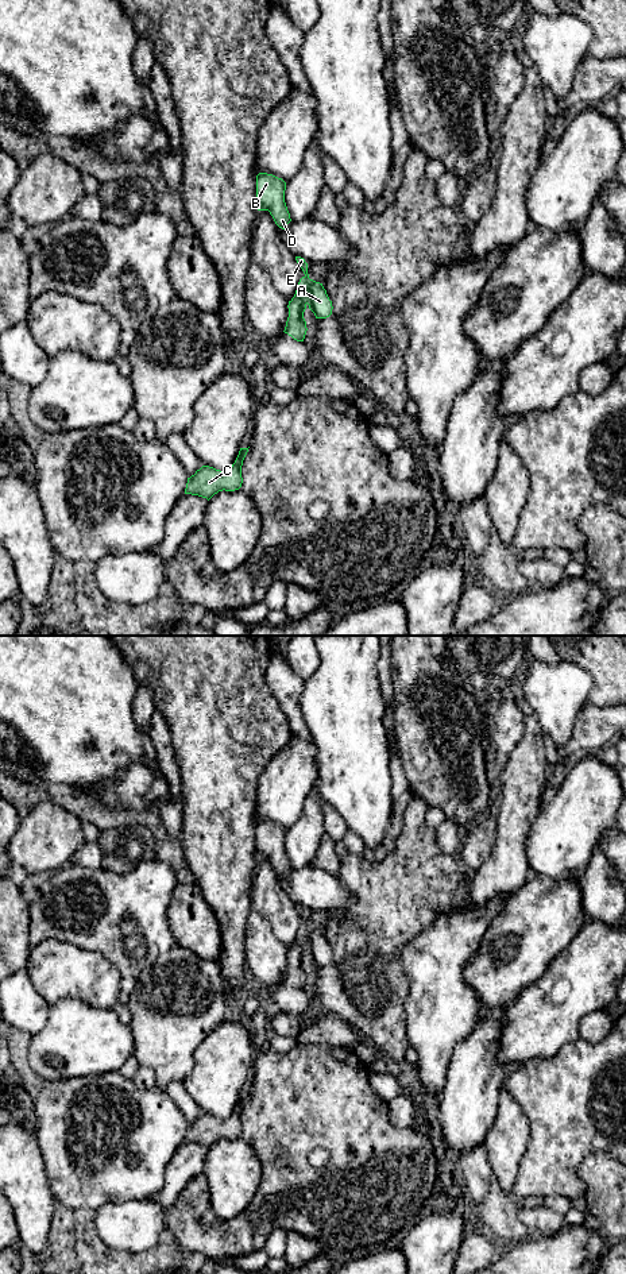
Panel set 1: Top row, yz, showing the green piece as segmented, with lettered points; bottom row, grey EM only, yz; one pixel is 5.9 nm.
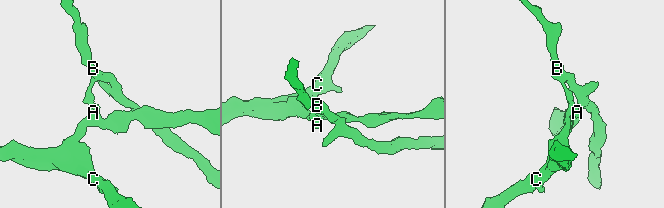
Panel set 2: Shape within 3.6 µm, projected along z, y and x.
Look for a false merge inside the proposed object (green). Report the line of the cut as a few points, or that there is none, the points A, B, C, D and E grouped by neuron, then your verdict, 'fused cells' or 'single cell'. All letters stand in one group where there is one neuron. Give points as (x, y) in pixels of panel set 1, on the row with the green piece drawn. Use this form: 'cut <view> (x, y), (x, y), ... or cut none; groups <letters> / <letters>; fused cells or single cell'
cut yz (305, 275), (308, 278), (306, 302); groups A B D E / C; fused cells

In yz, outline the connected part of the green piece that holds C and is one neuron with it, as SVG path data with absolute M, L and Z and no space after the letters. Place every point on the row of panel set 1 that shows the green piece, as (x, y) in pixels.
M240 448L239 455L228 471L220 471L202 466L194 475L188 478L185 494L198 495L208 501L219 491L235 491L241 487L241 466L248 448Z

